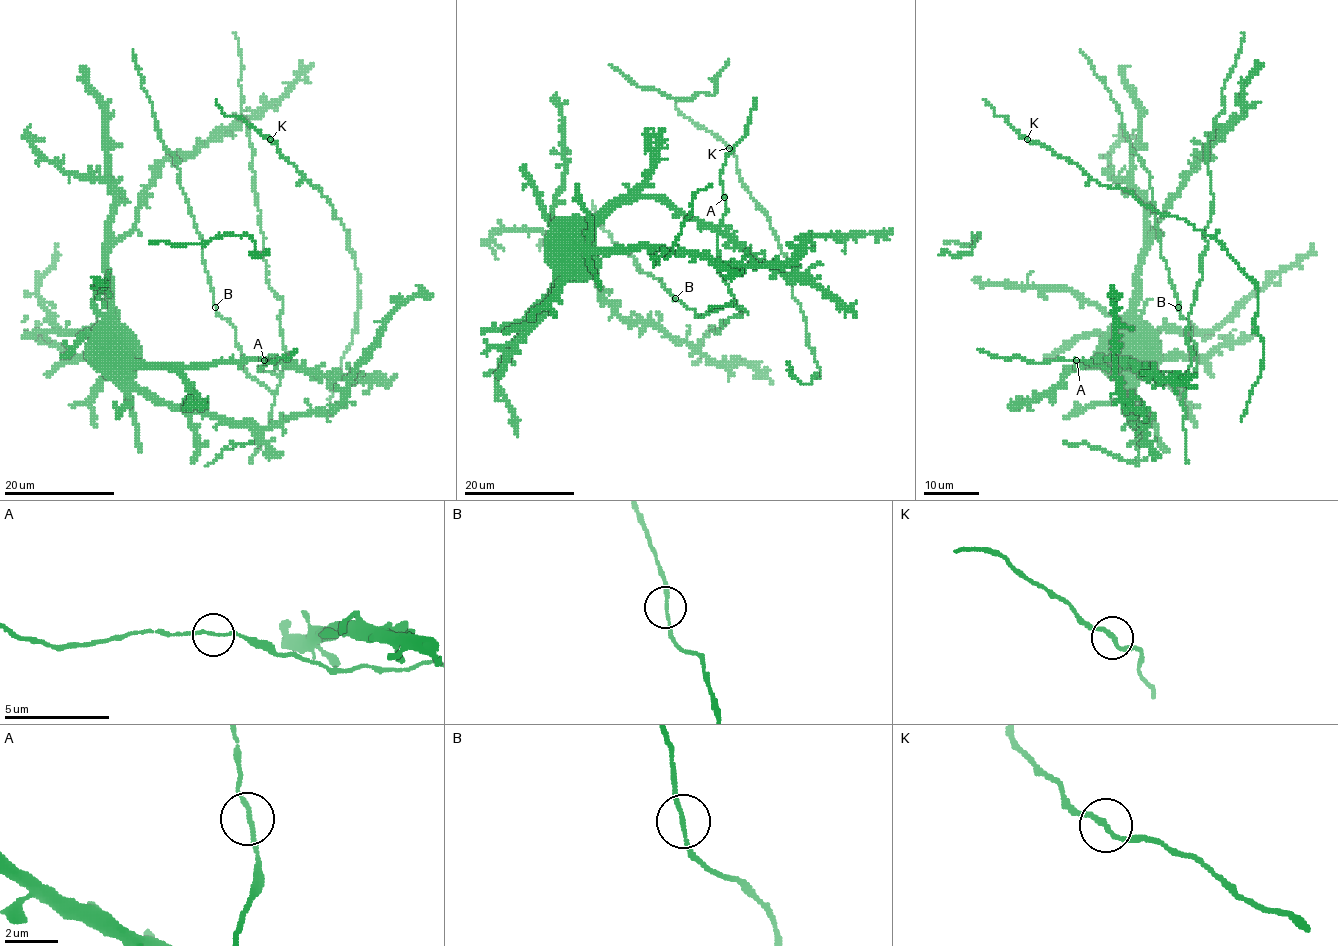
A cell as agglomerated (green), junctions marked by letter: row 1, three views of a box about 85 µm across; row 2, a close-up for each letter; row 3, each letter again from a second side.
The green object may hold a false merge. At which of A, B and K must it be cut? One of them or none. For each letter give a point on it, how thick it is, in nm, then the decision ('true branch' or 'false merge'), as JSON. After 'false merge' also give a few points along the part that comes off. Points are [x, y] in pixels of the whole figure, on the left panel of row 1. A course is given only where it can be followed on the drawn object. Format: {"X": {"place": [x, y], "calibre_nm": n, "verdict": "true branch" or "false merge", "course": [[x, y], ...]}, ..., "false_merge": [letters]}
{"A": {"place": [264, 360], "calibre_nm": 140, "verdict": "true branch"}, "B": {"place": [215, 307], "calibre_nm": 140, "verdict": "true branch"}, "K": {"place": [270, 139], "calibre_nm": 170, "verdict": "true branch"}, "false_merge": []}

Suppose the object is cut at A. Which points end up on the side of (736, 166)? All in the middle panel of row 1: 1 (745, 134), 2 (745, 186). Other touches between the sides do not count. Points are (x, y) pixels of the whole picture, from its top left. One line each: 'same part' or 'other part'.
1: other part
2: same part

